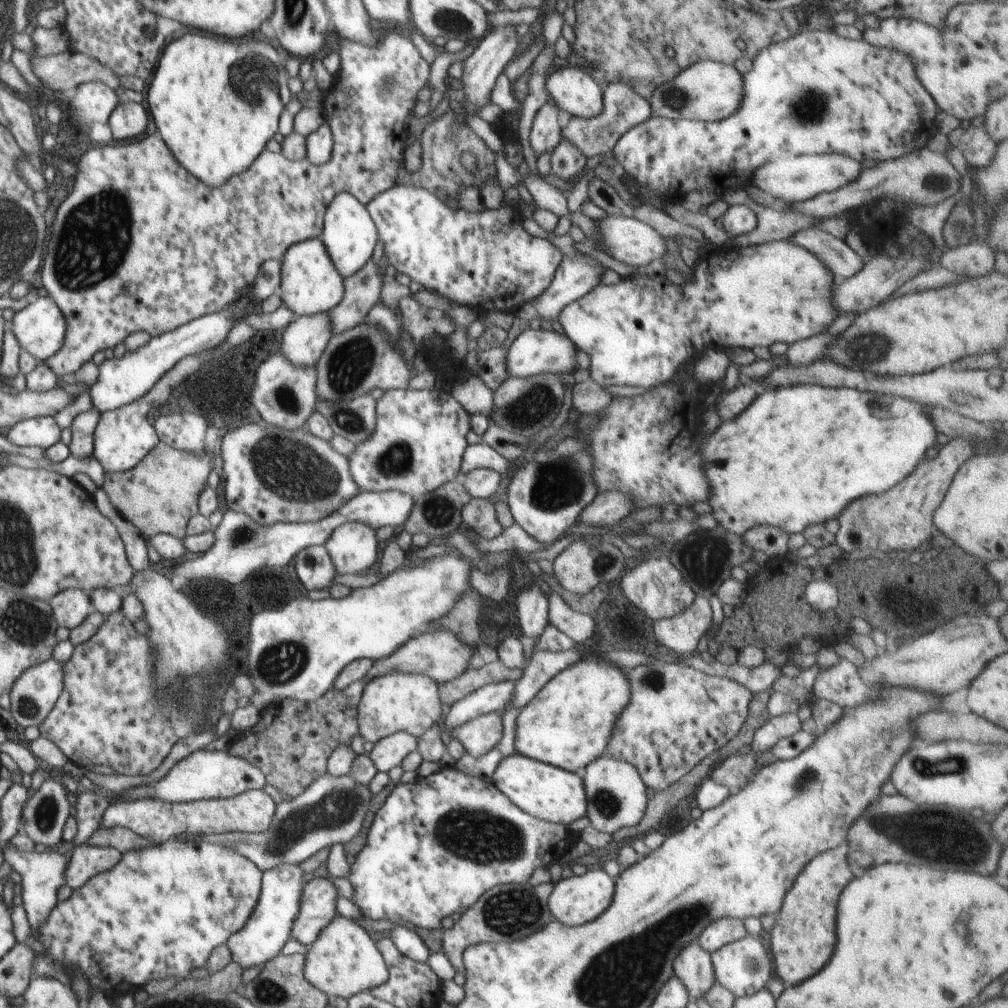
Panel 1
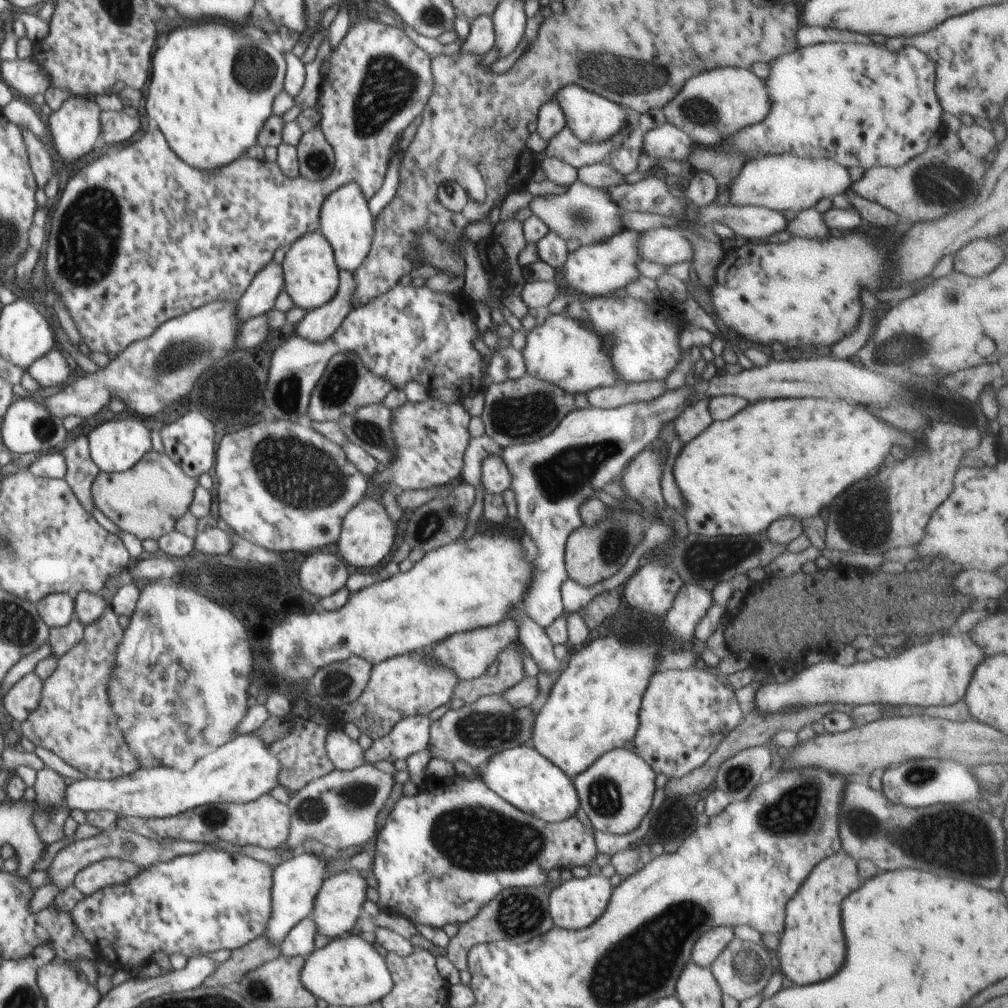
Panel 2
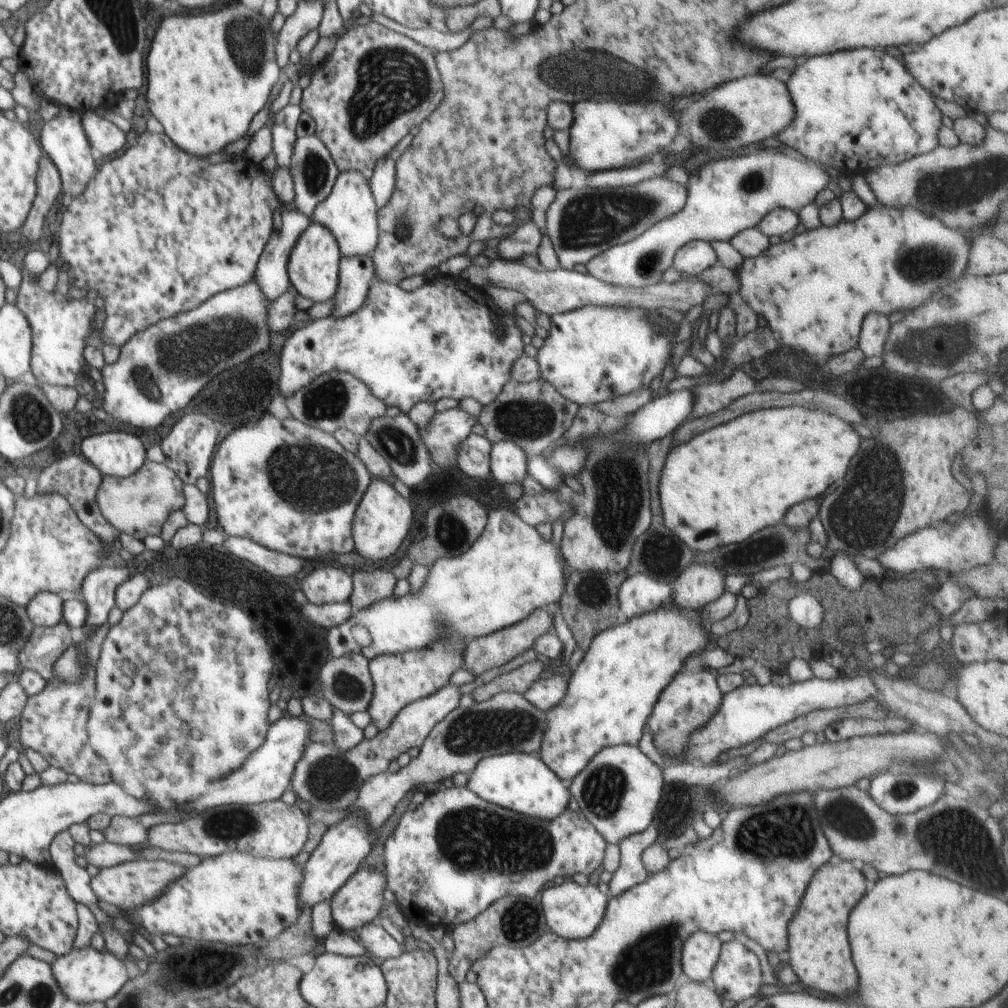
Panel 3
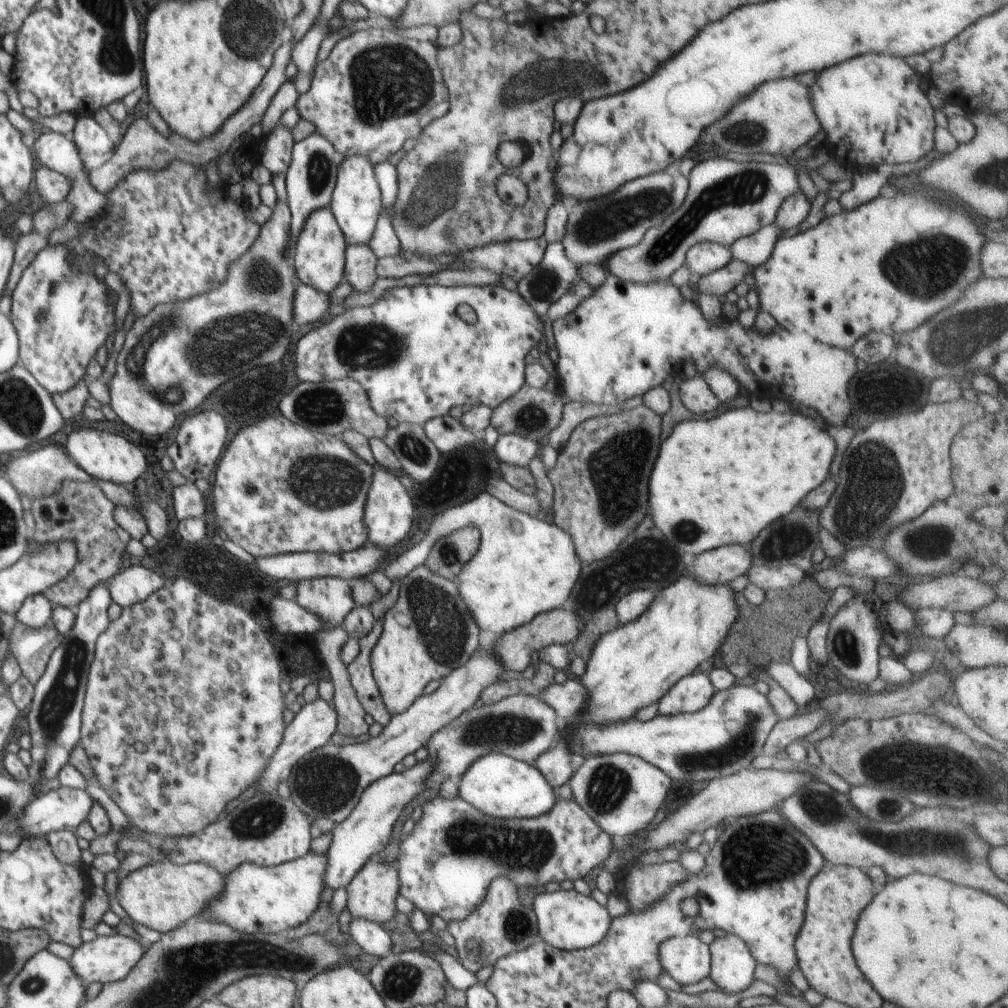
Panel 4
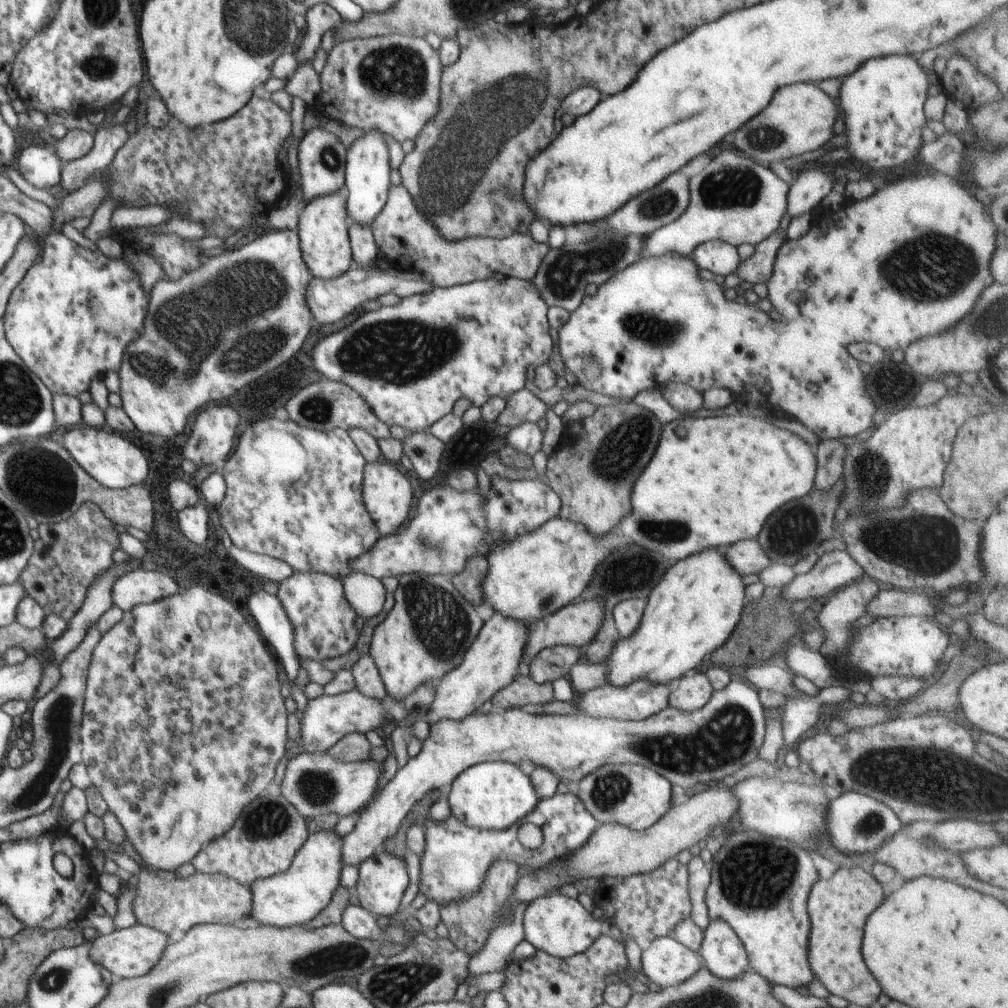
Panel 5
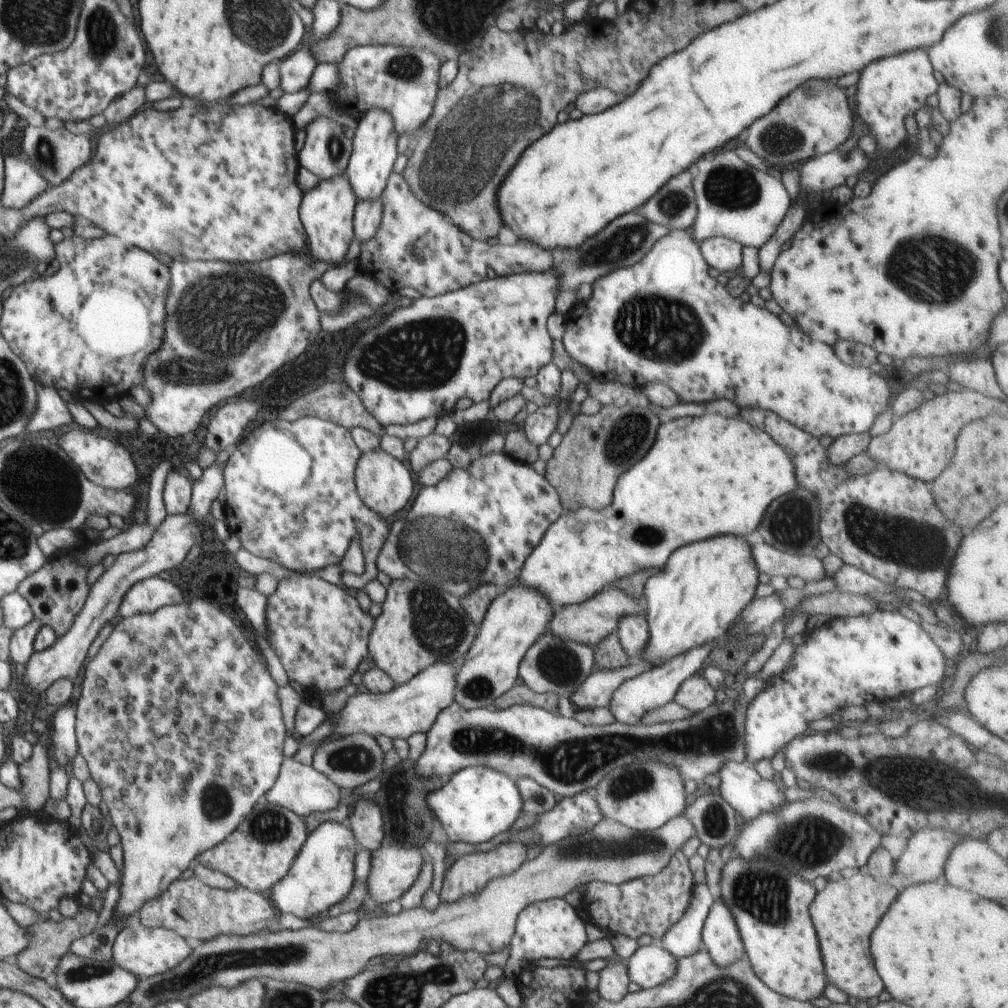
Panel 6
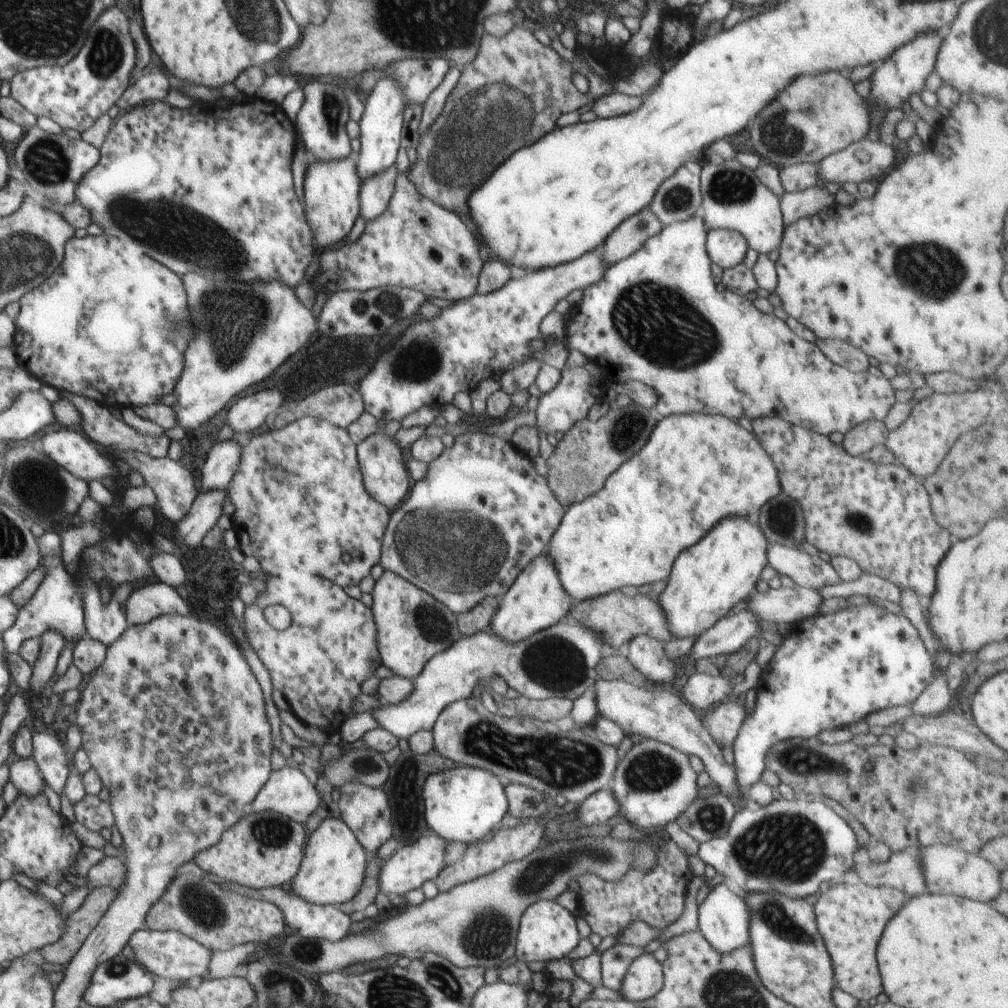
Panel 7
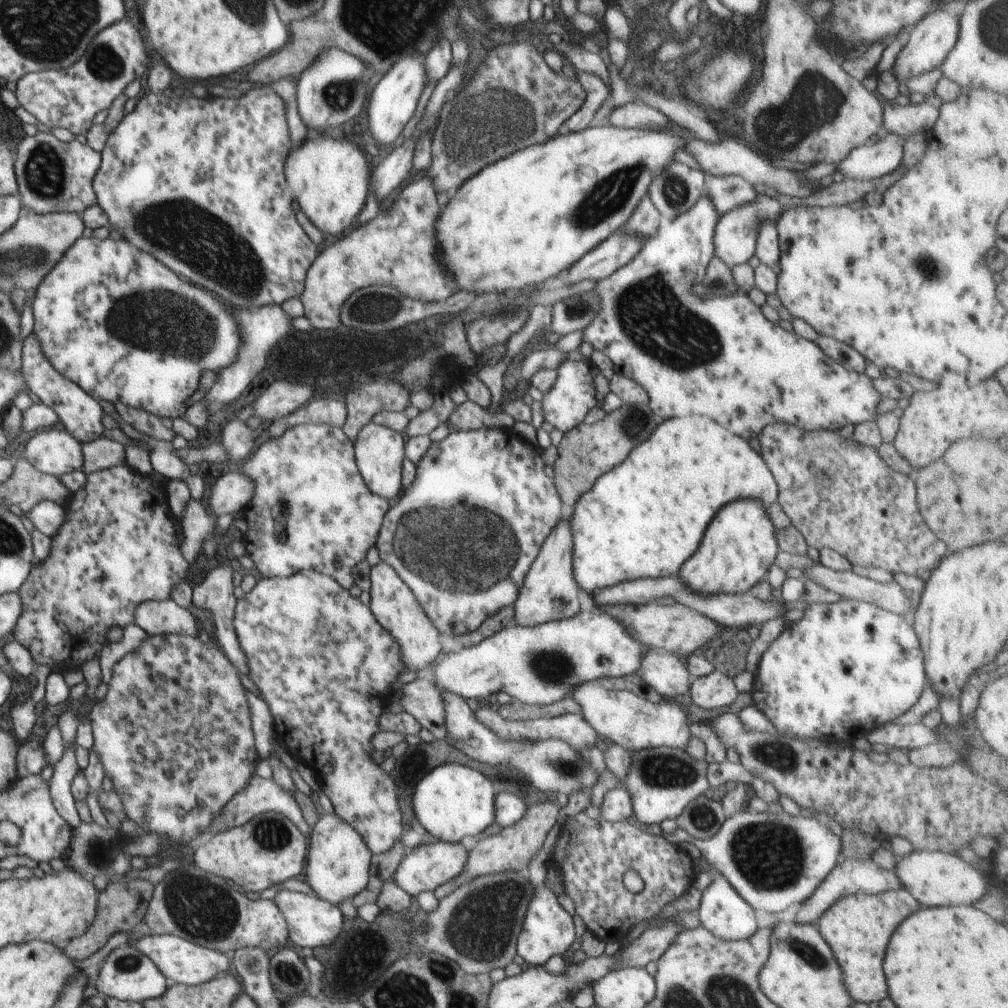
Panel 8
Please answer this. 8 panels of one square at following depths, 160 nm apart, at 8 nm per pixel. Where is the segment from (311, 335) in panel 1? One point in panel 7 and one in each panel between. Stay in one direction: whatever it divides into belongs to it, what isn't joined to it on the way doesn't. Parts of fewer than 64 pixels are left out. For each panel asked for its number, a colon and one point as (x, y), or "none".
2: (318, 324)
3: (356, 273)
4: (360, 262)
5: (363, 245)
6: (368, 213)
7: (376, 190)

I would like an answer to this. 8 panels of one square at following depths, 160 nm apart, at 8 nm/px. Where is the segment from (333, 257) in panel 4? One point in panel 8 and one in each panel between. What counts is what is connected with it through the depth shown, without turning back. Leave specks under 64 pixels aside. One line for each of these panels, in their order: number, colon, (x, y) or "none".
5: (323, 229)
6: (327, 211)
7: (331, 188)
8: (328, 176)

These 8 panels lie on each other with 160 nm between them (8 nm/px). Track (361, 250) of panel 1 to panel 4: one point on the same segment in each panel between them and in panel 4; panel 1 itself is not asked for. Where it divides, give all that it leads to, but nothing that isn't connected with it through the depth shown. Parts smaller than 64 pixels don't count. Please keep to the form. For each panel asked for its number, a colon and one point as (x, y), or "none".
2: (344, 218)
3: (350, 211)
4: (356, 202)

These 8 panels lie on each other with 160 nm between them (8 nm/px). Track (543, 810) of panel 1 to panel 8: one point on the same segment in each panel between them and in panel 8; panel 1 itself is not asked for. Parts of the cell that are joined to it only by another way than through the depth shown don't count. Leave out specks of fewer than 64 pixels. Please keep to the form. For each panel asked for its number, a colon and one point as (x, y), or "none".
2: (521, 775)
3: (521, 782)
4: (499, 786)
5: (493, 796)
6: (477, 803)
7: (465, 804)
8: (452, 801)

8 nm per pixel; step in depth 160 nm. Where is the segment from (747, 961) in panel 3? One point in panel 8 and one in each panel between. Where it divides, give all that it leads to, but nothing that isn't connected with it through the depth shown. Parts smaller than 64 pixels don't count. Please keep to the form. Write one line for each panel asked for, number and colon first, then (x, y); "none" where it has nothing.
4: (732, 966)
5: (723, 953)
6: (721, 937)
7: (724, 919)
8: (725, 914)

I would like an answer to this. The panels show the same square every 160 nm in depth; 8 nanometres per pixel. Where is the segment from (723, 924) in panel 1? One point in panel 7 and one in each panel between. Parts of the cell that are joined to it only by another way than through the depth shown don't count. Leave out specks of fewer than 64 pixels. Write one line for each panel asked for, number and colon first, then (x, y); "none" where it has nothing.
2: (707, 948)
3: (700, 951)
4: (686, 959)
5: (665, 962)
6: (650, 966)
7: (644, 978)

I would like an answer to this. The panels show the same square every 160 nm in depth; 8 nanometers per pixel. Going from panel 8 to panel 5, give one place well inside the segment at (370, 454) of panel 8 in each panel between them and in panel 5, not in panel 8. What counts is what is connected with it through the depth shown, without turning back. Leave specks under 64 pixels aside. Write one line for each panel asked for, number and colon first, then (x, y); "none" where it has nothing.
5: (387, 494)
6: (384, 483)
7: (385, 477)

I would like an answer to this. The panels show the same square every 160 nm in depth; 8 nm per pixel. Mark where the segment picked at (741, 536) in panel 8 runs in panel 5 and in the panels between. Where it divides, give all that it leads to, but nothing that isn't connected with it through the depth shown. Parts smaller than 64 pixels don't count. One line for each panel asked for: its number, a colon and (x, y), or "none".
5: (692, 610)
6: (704, 586)
7: (721, 569)

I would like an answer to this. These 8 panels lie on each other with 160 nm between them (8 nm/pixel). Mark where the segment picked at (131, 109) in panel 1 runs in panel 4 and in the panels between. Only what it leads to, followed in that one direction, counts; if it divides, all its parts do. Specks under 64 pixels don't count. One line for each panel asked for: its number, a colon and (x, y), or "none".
2: (116, 126)
3: (104, 136)
4: (88, 136)

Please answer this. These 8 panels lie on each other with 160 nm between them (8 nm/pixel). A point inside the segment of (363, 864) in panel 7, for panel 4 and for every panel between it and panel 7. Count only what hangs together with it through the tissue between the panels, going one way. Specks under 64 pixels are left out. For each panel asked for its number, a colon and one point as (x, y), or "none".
4: (269, 900)
5: (291, 898)
6: (322, 874)

